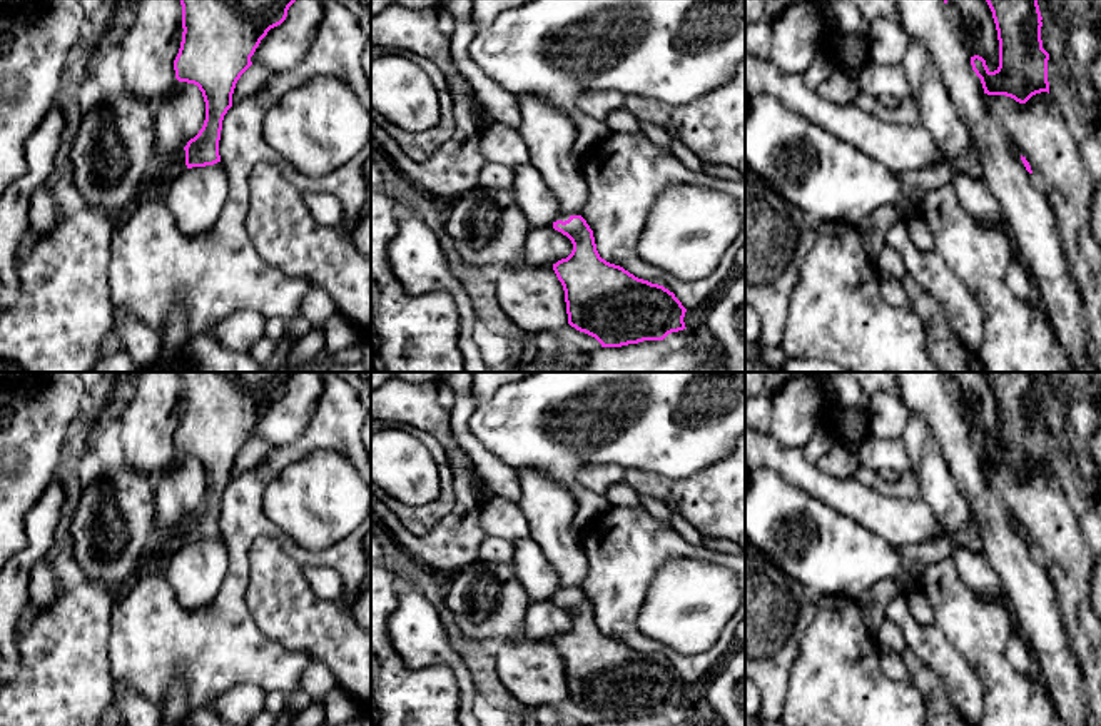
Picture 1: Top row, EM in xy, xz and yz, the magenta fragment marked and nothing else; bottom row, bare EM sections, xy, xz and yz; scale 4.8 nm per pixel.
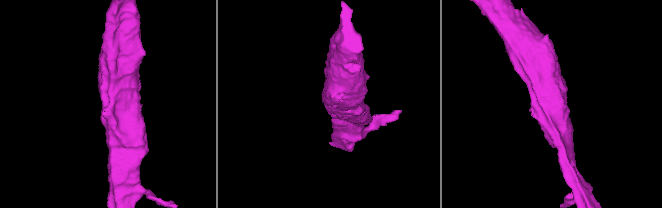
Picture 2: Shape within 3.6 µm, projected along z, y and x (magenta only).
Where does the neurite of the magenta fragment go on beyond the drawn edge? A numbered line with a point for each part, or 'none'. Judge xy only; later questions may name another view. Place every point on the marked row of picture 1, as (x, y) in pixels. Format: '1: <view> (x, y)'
1: xy (179, 166)

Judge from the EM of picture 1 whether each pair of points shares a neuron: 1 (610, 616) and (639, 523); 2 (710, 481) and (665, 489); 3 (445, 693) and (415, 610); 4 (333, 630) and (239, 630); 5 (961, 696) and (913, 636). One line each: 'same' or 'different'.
1: same
2: same
3: different
4: different
5: same

